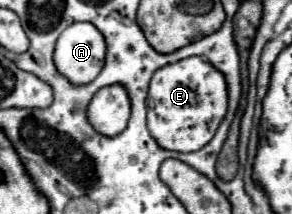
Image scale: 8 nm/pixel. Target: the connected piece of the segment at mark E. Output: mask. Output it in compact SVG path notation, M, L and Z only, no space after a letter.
M187 57L153 73L147 95L147 127L153 139L169 151L191 153L205 147L227 111L227 83L201 57Z

